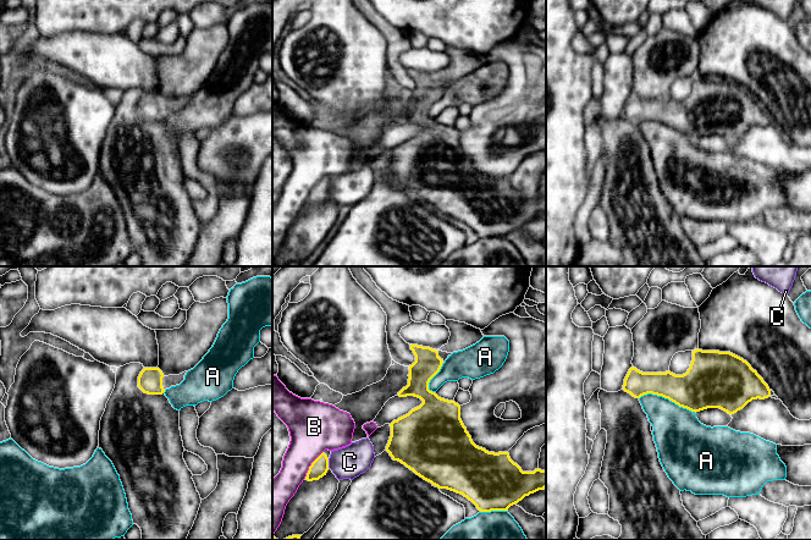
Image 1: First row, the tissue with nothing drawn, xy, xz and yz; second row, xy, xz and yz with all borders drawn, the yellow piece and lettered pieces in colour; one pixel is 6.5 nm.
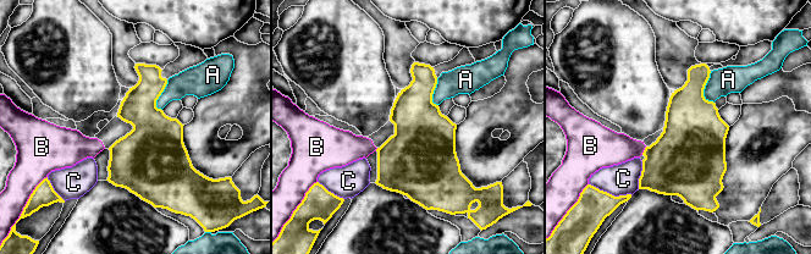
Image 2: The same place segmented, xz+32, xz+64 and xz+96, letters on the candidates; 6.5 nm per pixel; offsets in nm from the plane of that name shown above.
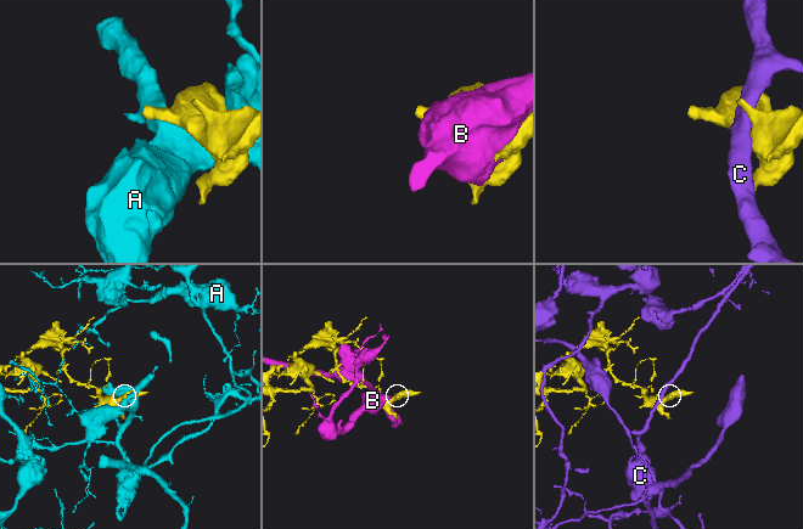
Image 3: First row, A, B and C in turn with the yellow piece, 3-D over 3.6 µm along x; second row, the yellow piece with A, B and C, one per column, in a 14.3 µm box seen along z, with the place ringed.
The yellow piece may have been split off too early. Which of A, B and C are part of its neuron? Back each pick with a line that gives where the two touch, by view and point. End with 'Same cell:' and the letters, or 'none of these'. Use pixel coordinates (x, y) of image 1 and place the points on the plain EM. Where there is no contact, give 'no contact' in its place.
Same cell: none of these

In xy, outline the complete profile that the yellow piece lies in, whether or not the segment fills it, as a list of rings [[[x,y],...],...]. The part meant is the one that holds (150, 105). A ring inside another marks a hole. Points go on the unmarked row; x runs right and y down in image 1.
[[[144,94],[138,103],[138,114],[148,121],[162,121],[166,115],[180,111],[186,99],[165,103],[159,94]]]

